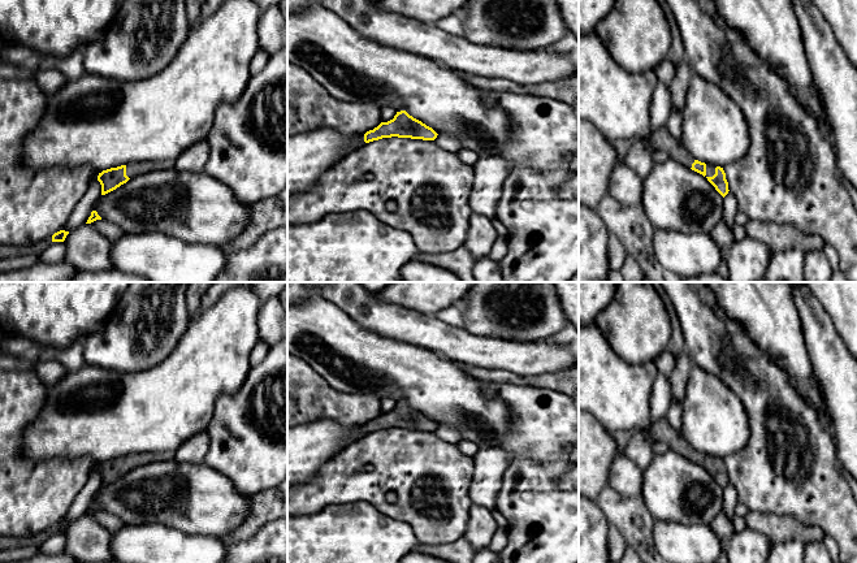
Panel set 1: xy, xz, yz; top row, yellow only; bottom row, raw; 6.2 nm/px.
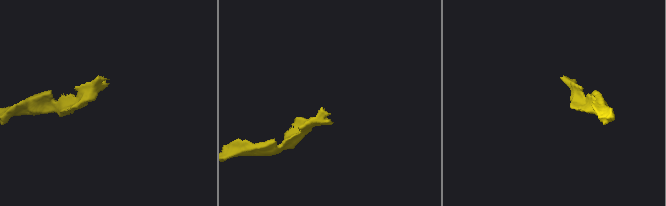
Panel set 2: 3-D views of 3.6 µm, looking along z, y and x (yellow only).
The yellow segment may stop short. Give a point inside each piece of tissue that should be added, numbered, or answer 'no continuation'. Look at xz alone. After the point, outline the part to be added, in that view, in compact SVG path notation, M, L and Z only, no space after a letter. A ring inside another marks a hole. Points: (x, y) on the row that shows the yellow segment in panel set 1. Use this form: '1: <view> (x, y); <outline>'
no continuation

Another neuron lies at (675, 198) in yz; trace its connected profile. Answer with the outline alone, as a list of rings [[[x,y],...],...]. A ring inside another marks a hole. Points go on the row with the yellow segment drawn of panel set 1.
[[[668,159],[642,178],[644,213],[654,229],[710,233],[723,220],[723,196],[702,174]]]

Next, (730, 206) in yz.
[[[728,191],[728,194],[723,198],[723,222],[728,226],[728,228],[733,228],[735,225],[735,216],[737,213],[737,202],[735,195]]]

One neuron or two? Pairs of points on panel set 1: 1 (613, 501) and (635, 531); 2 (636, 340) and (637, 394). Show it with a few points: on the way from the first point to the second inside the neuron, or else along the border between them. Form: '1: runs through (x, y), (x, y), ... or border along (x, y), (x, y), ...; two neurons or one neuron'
1: runs through (618, 509), (631, 523); one neuron
2: border along (610, 346), (631, 363), (653, 362); two neurons

